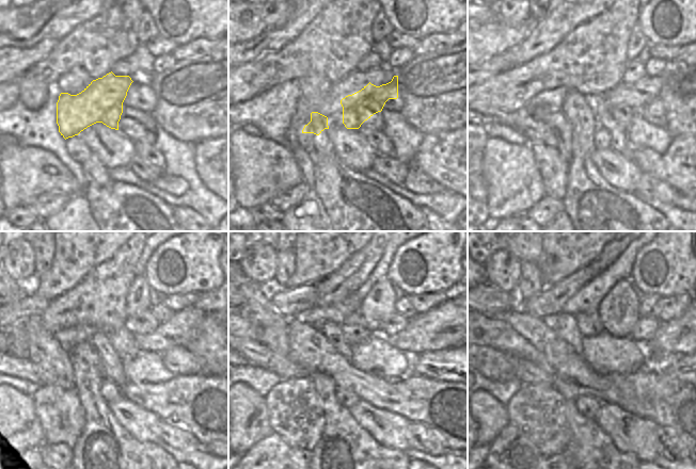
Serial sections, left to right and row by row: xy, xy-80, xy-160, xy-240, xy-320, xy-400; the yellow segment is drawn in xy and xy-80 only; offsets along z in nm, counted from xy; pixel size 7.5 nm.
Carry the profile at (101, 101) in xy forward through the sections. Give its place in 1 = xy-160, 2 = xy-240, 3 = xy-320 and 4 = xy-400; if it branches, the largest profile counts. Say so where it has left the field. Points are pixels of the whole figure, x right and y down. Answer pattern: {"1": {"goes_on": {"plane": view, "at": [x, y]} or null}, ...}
{"1": {"goes_on": {"plane": "xy-160", "at": [626, 97]}}, "2": {"goes_on": {"plane": "xy-240", "at": [177, 332]}}, "3": {"goes_on": {"plane": "xy-320", "at": [445, 326]}}, "4": {"goes_on": {"plane": "xy-400", "at": [683, 335]}}}

